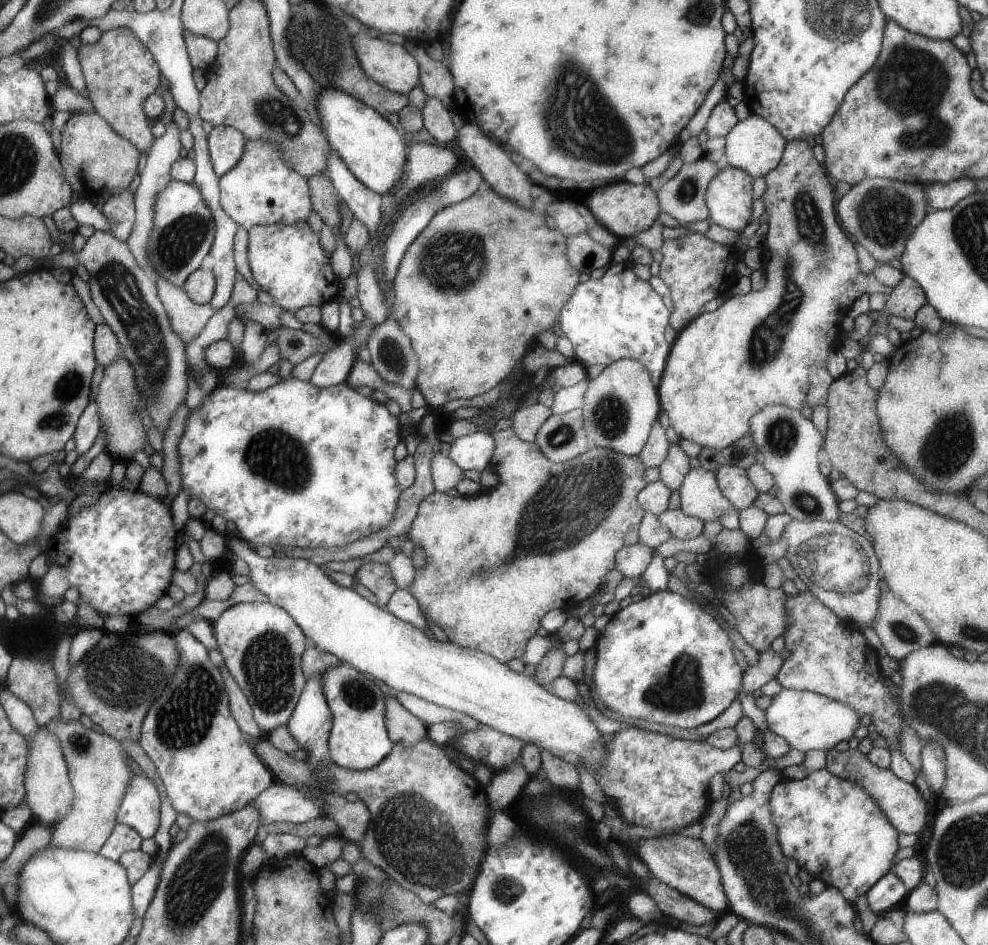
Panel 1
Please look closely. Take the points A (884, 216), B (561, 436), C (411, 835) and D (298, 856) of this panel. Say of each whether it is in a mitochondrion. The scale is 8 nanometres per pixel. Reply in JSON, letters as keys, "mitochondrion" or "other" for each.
{"A":"mitochondrion","B":"mitochondrion","C":"mitochondrion","D":"other"}

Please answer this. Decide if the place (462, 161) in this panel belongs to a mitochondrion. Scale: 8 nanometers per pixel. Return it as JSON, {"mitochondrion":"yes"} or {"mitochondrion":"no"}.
{"mitochondrion":"no"}

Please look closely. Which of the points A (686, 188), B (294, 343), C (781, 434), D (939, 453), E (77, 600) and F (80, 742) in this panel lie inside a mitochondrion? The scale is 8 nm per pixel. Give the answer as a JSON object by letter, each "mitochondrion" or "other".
{"A":"mitochondrion","B":"other","C":"mitochondrion","D":"mitochondrion","E":"other","F":"mitochondrion"}

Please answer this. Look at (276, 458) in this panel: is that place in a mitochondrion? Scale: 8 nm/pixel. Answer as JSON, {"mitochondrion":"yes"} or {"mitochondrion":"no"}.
{"mitochondrion":"yes"}

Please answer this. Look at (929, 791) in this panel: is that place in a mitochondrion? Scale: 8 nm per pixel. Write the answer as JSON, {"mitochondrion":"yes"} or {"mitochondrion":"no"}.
{"mitochondrion":"no"}

